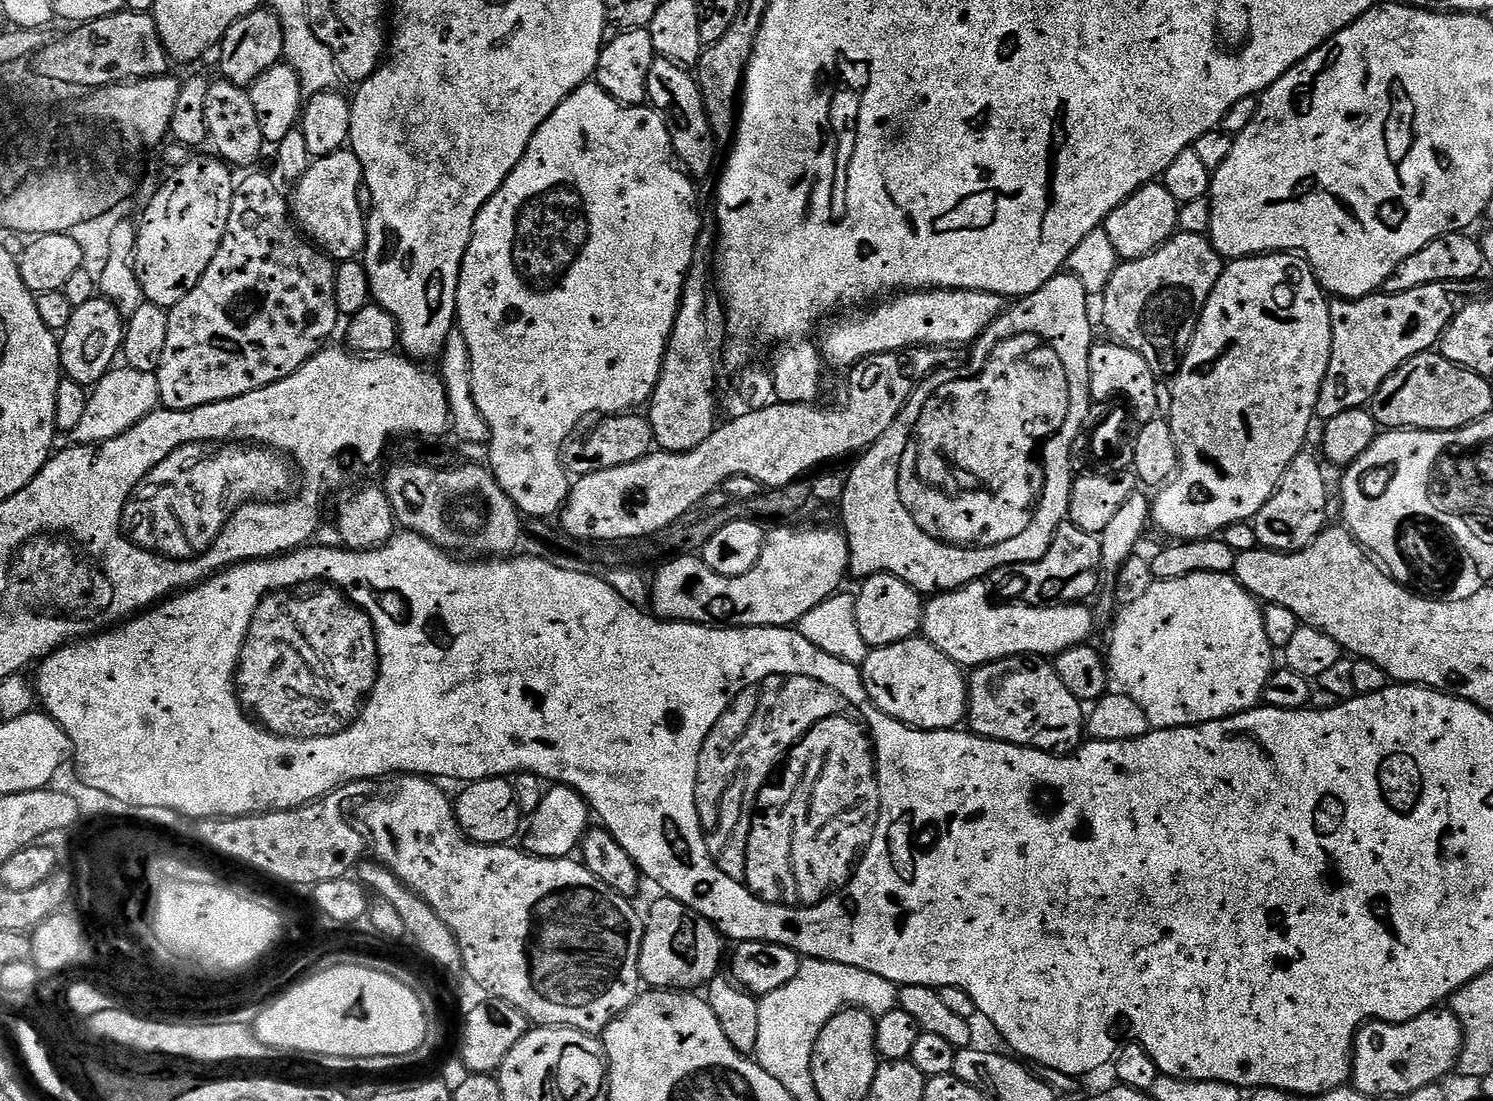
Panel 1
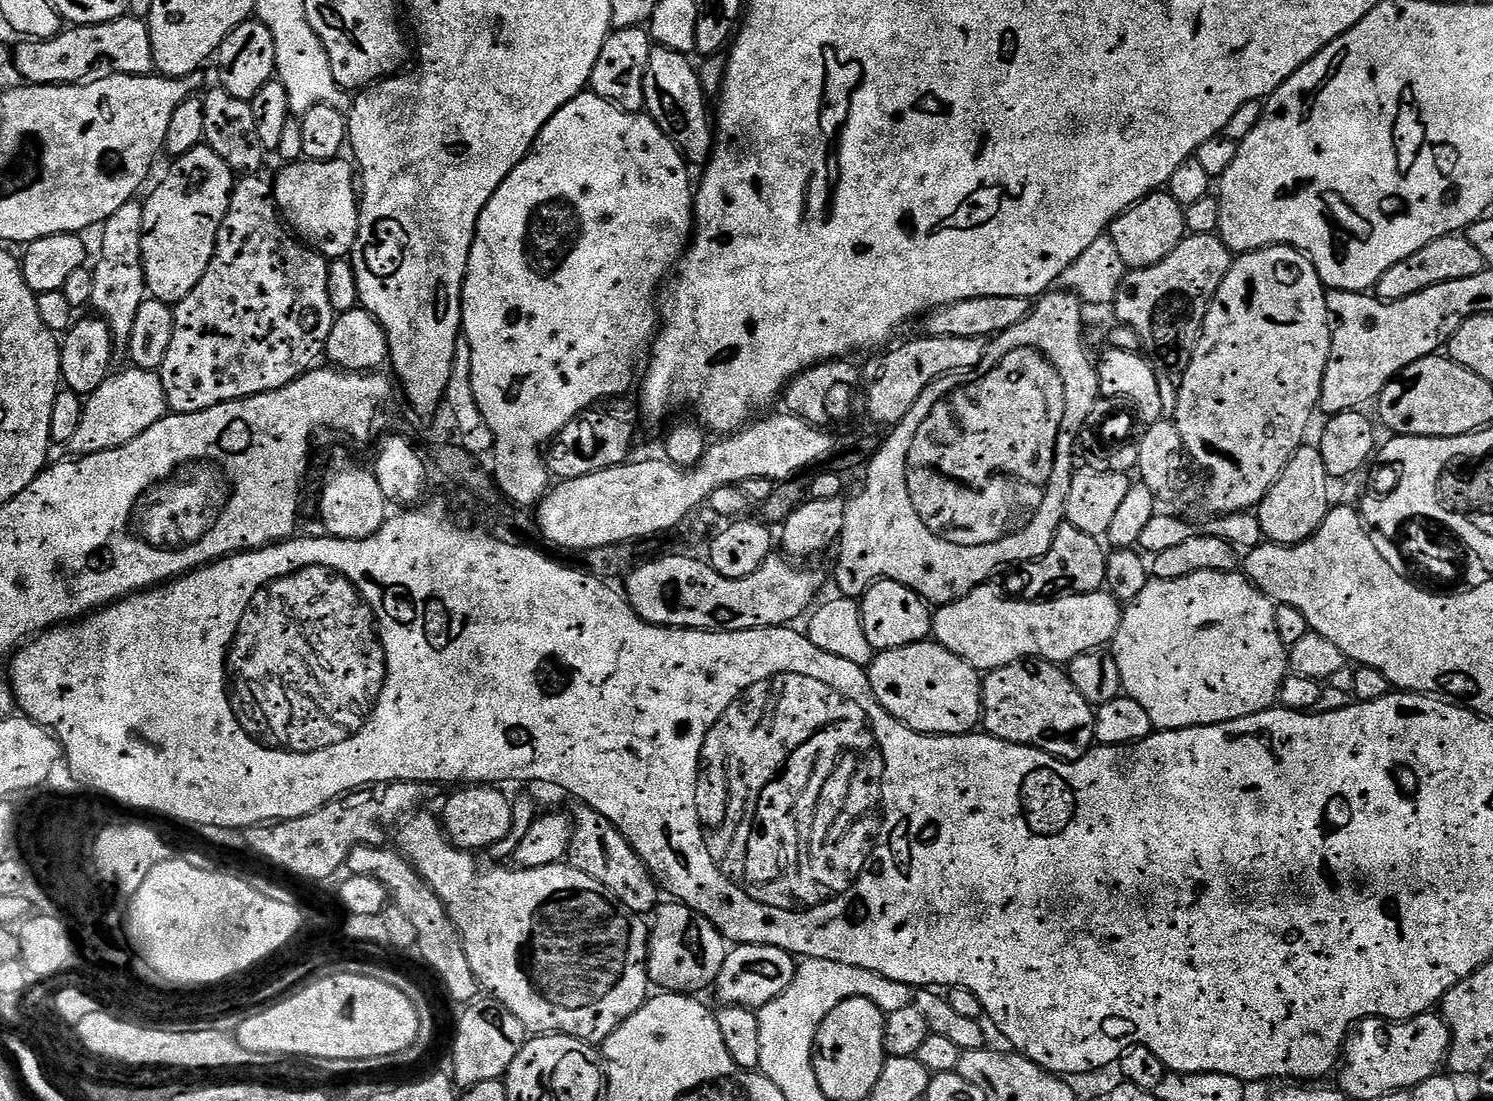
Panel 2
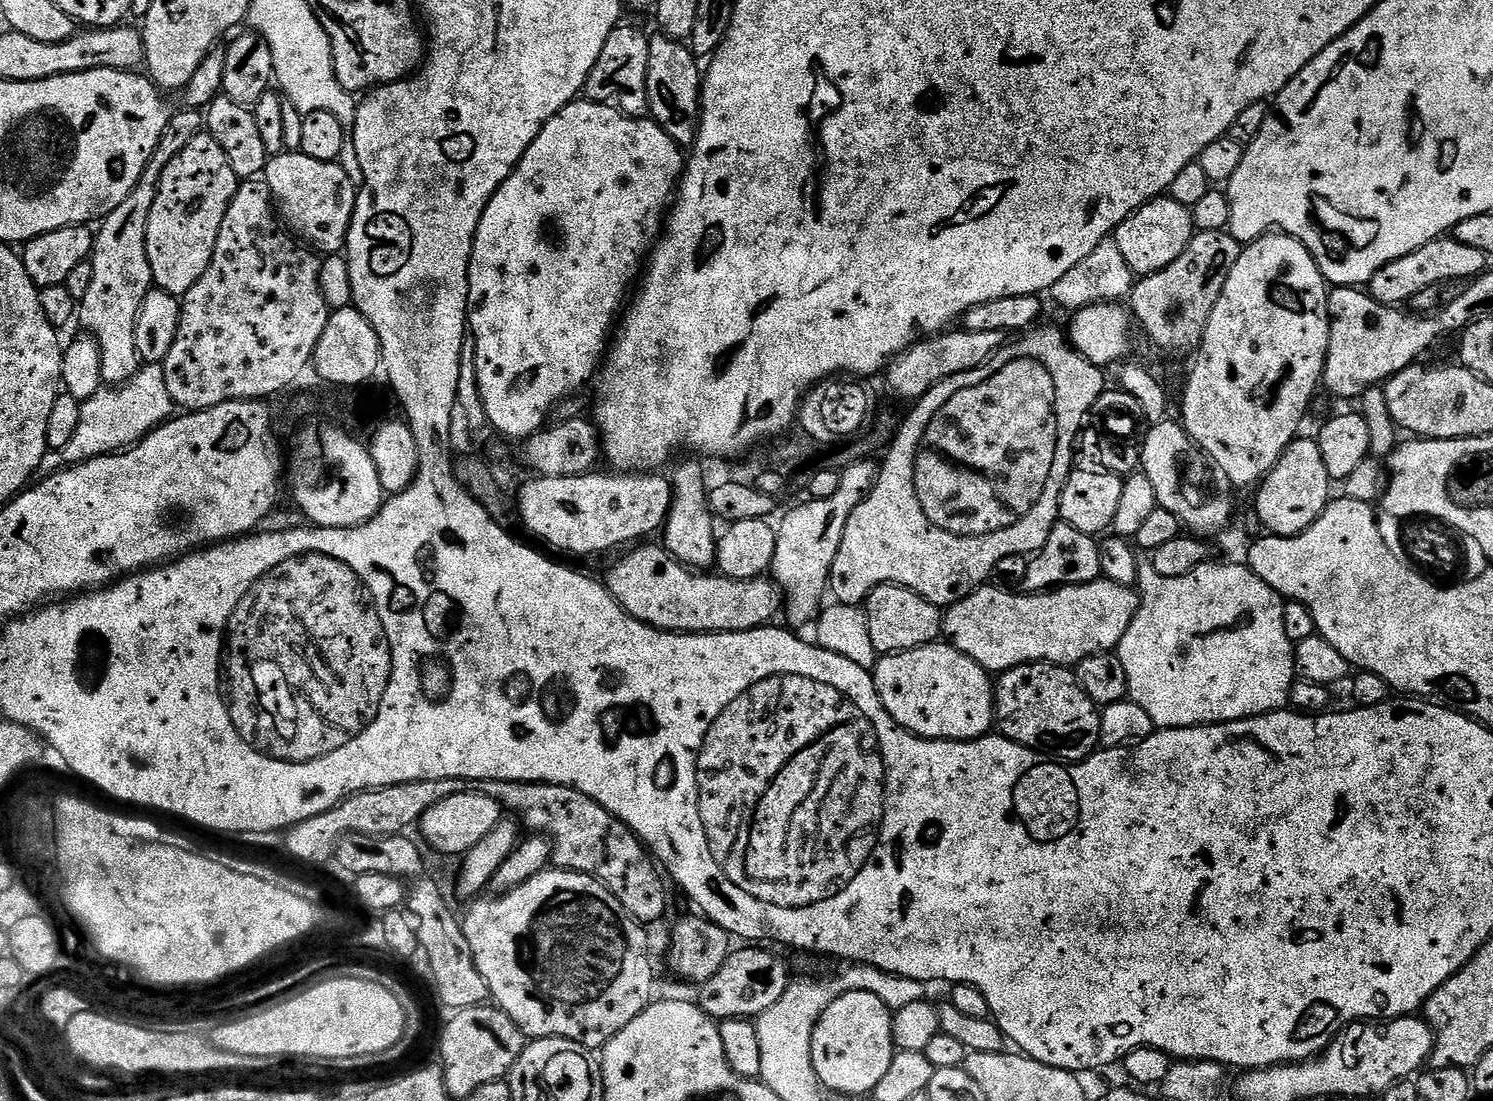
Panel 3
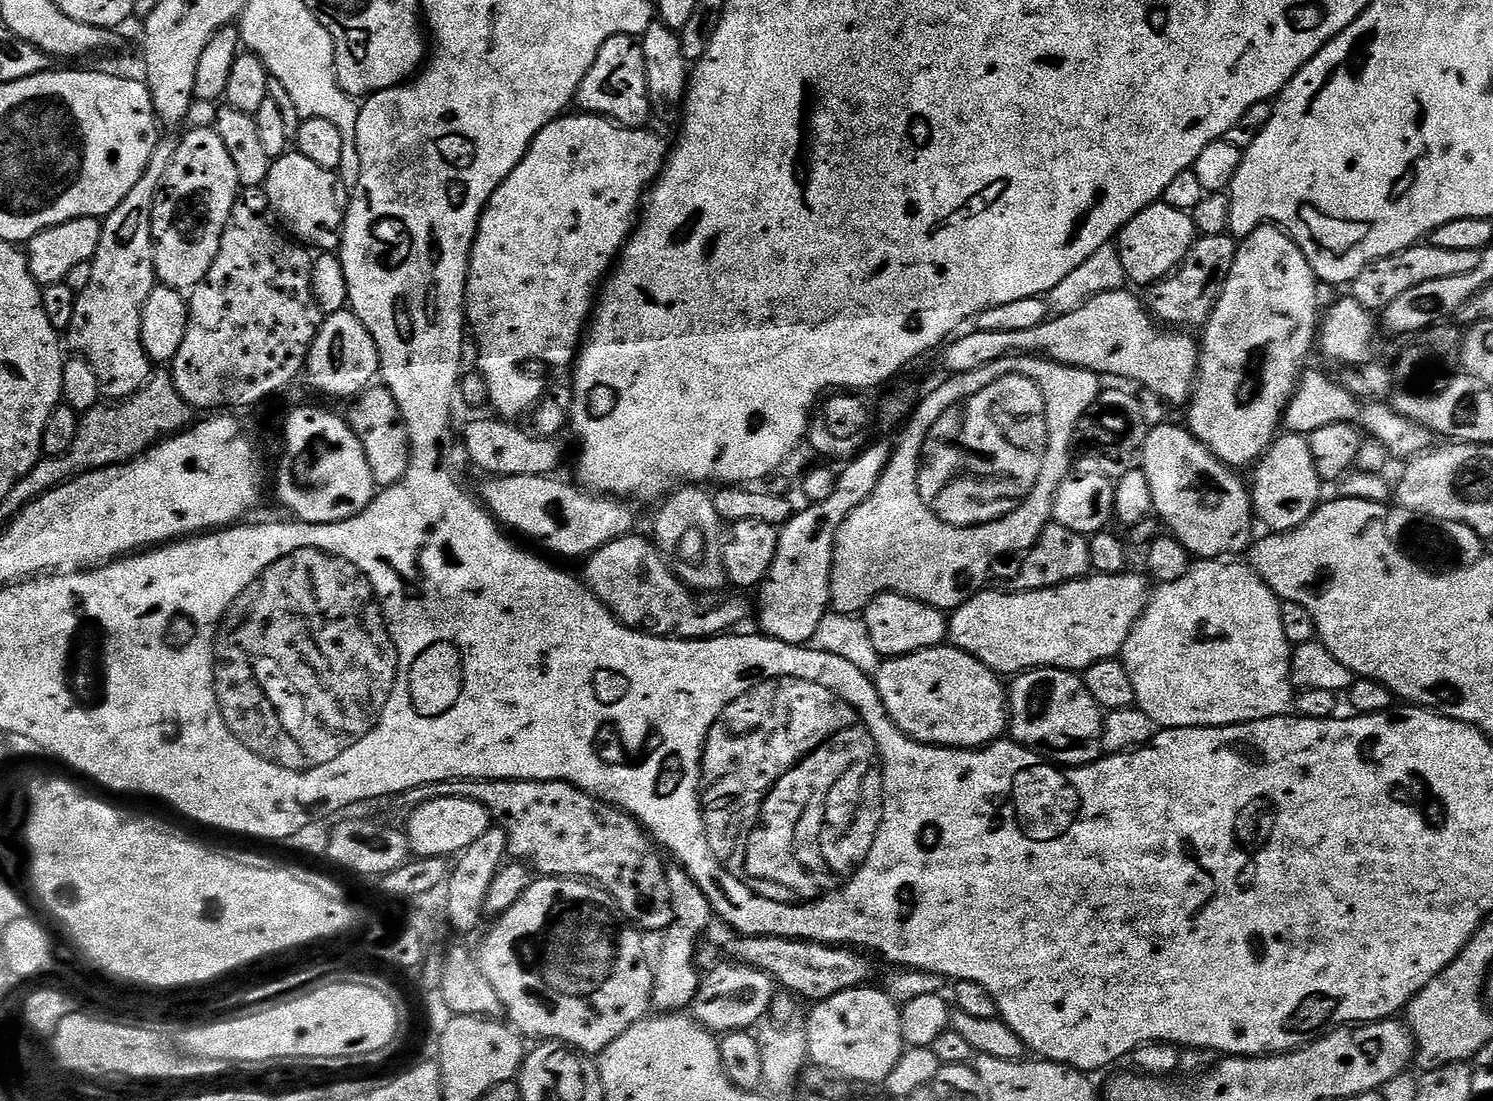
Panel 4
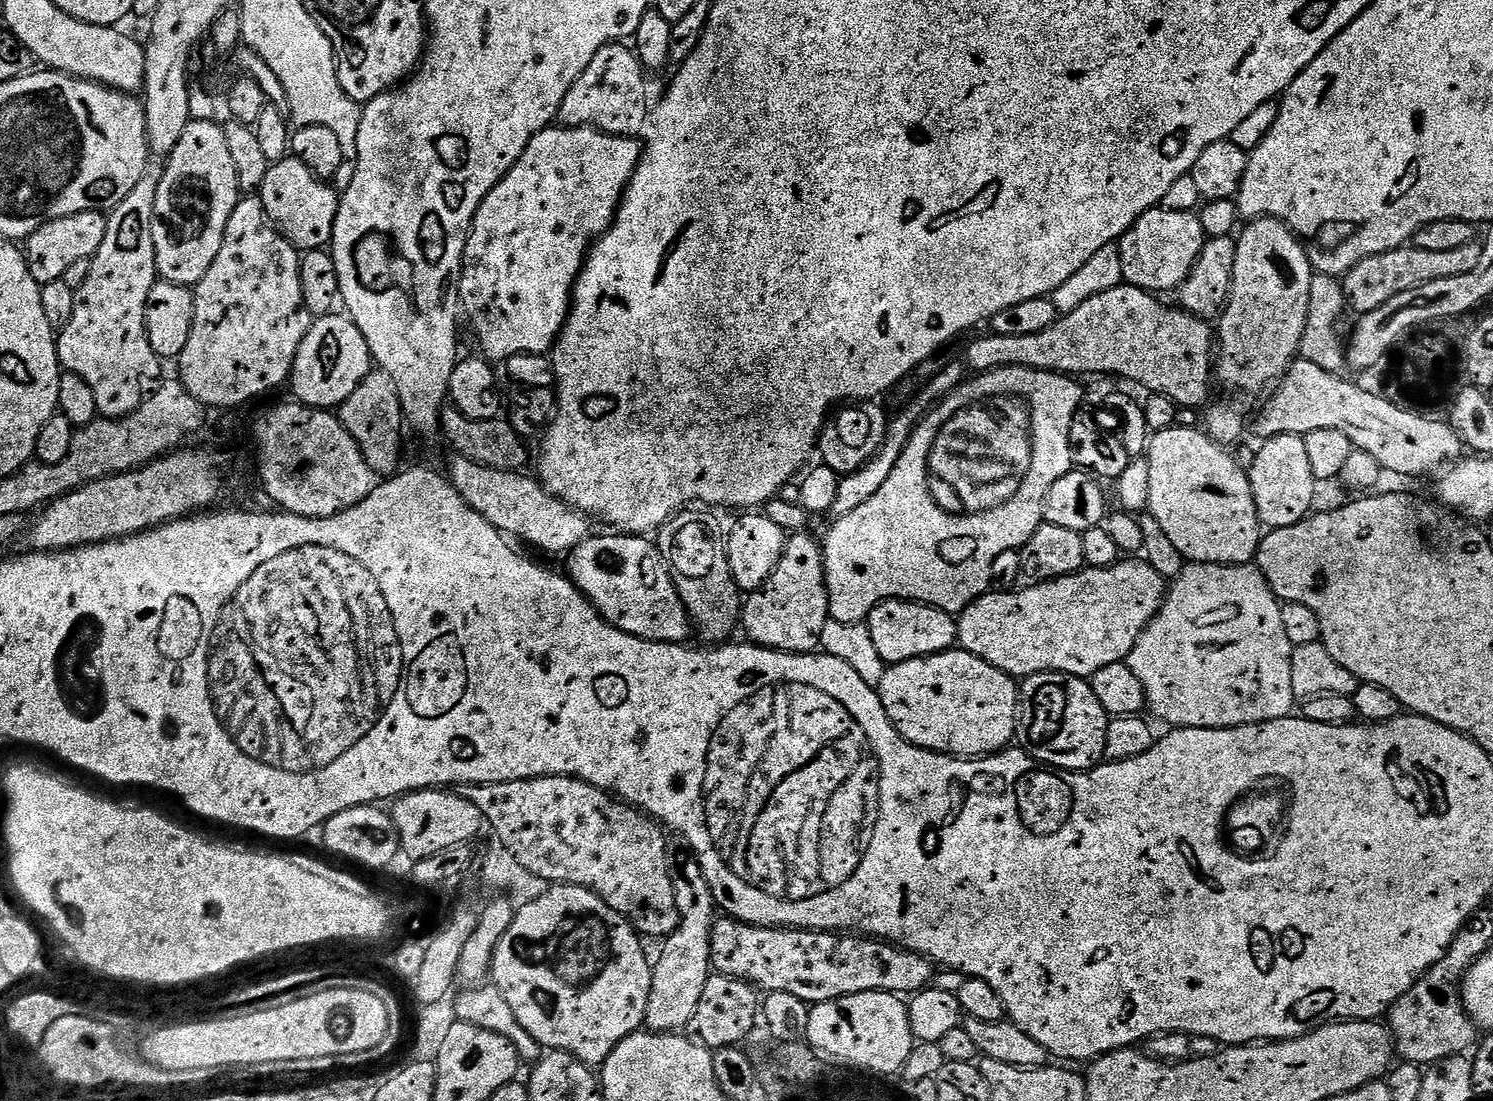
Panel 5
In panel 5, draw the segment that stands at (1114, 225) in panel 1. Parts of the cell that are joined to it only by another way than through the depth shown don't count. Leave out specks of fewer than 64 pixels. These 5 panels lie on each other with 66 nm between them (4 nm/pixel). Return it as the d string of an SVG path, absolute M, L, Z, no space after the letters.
M1163 206L1152 208L1146 214L1142 214L1142 218L1138 218L1138 222L1134 222L1134 226L1130 226L1127 234L1121 236L1118 241L1122 254L1124 283L1133 284L1135 288L1145 288L1153 294L1168 292L1171 288L1172 291L1179 289L1180 283L1192 274L1193 268L1199 262L1205 239L1202 222L1195 211L1170 210Z

